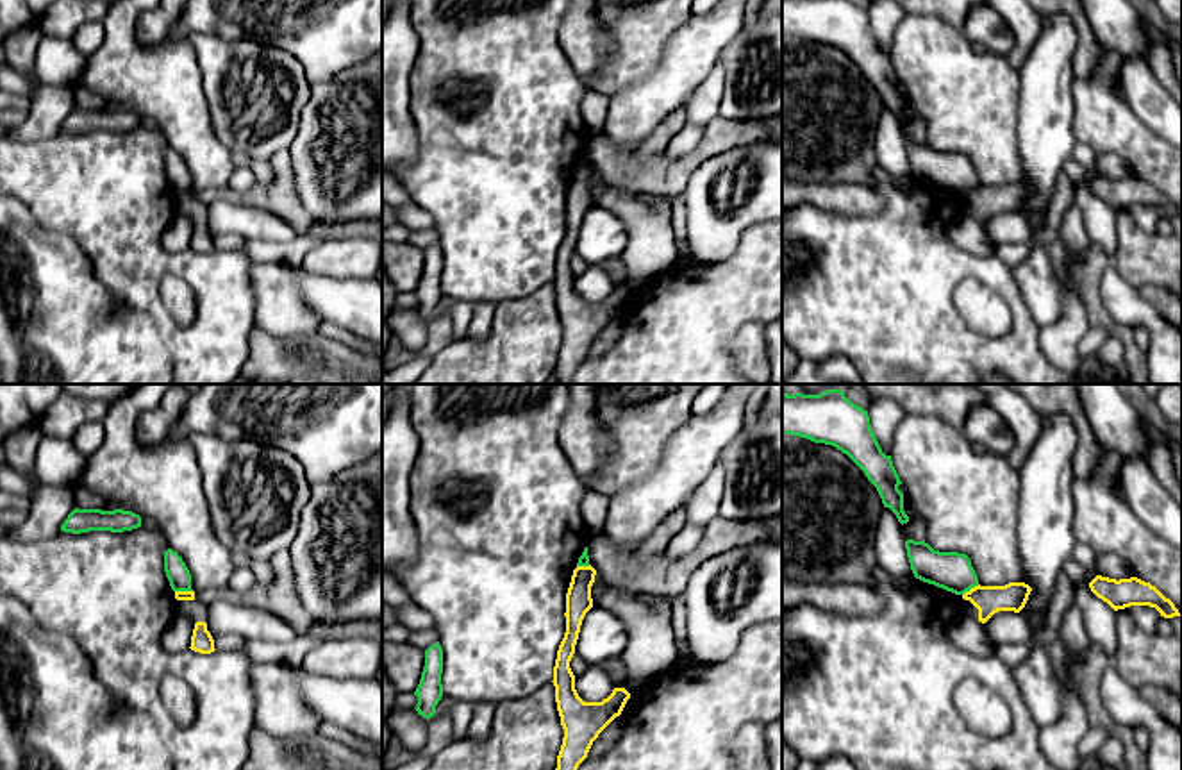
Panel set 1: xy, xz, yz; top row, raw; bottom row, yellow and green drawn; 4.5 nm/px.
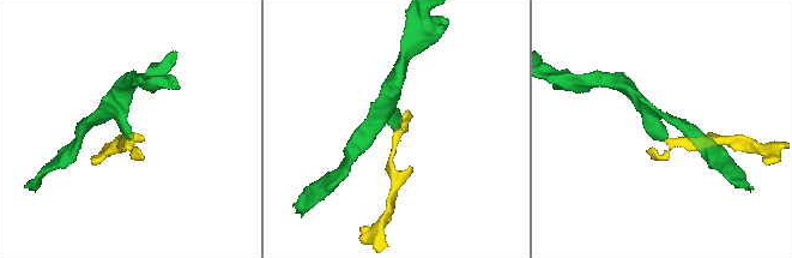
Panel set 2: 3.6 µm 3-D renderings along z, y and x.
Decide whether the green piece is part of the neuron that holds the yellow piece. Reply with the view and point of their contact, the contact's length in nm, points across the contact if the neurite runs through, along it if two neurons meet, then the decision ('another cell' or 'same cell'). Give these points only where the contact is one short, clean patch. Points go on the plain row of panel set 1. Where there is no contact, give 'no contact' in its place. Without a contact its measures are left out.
meets yellow in yz at (972, 188); contact 90 nm long; border along yz (979, 184), (963, 195); another cell

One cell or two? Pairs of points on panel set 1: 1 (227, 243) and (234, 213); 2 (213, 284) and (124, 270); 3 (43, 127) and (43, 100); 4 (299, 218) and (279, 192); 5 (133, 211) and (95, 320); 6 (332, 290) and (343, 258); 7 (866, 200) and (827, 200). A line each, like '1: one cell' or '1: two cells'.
1: two cells
2: one cell
3: one cell
4: one cell
5: two cells
6: two cells
7: one cell

